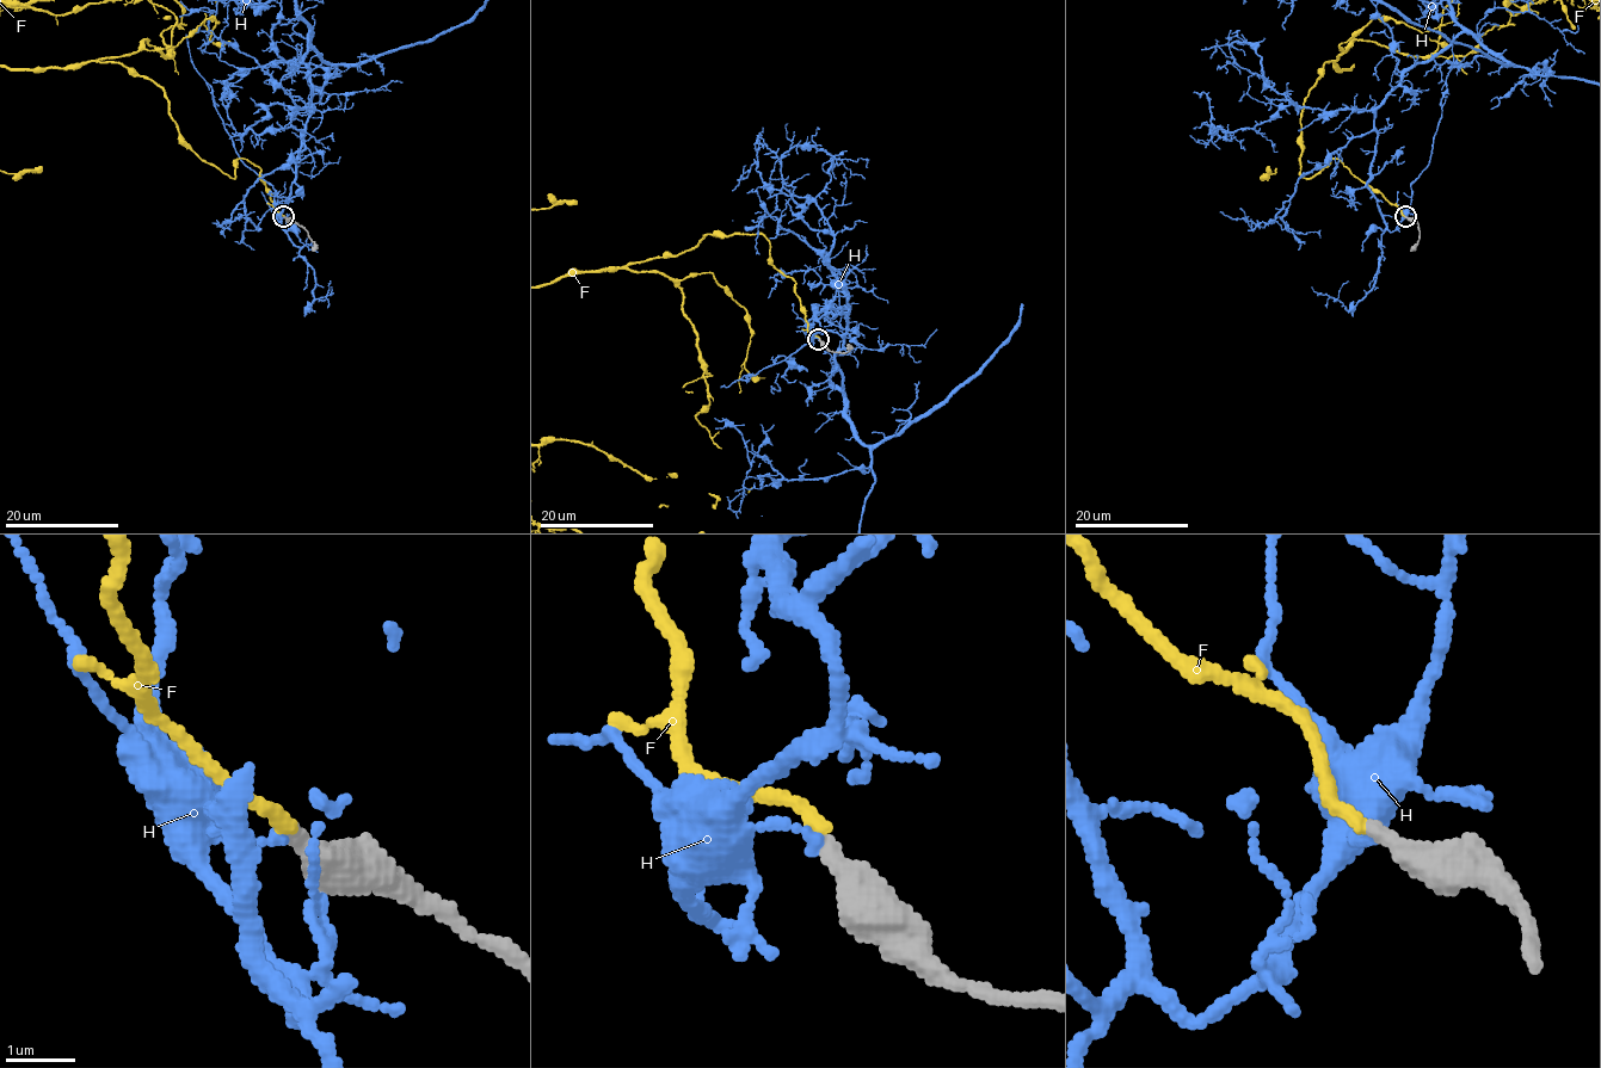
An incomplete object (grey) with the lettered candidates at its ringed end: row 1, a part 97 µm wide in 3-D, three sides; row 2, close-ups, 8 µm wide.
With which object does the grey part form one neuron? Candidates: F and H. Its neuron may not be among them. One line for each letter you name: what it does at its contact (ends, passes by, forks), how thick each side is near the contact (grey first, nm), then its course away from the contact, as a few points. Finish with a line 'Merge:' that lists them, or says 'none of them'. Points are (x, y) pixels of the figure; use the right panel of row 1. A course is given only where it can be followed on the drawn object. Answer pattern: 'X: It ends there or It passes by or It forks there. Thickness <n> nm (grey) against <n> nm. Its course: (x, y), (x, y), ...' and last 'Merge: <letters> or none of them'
F: It ends there. Thickness 340 nm (grey) against 190 nm
Merge: F

